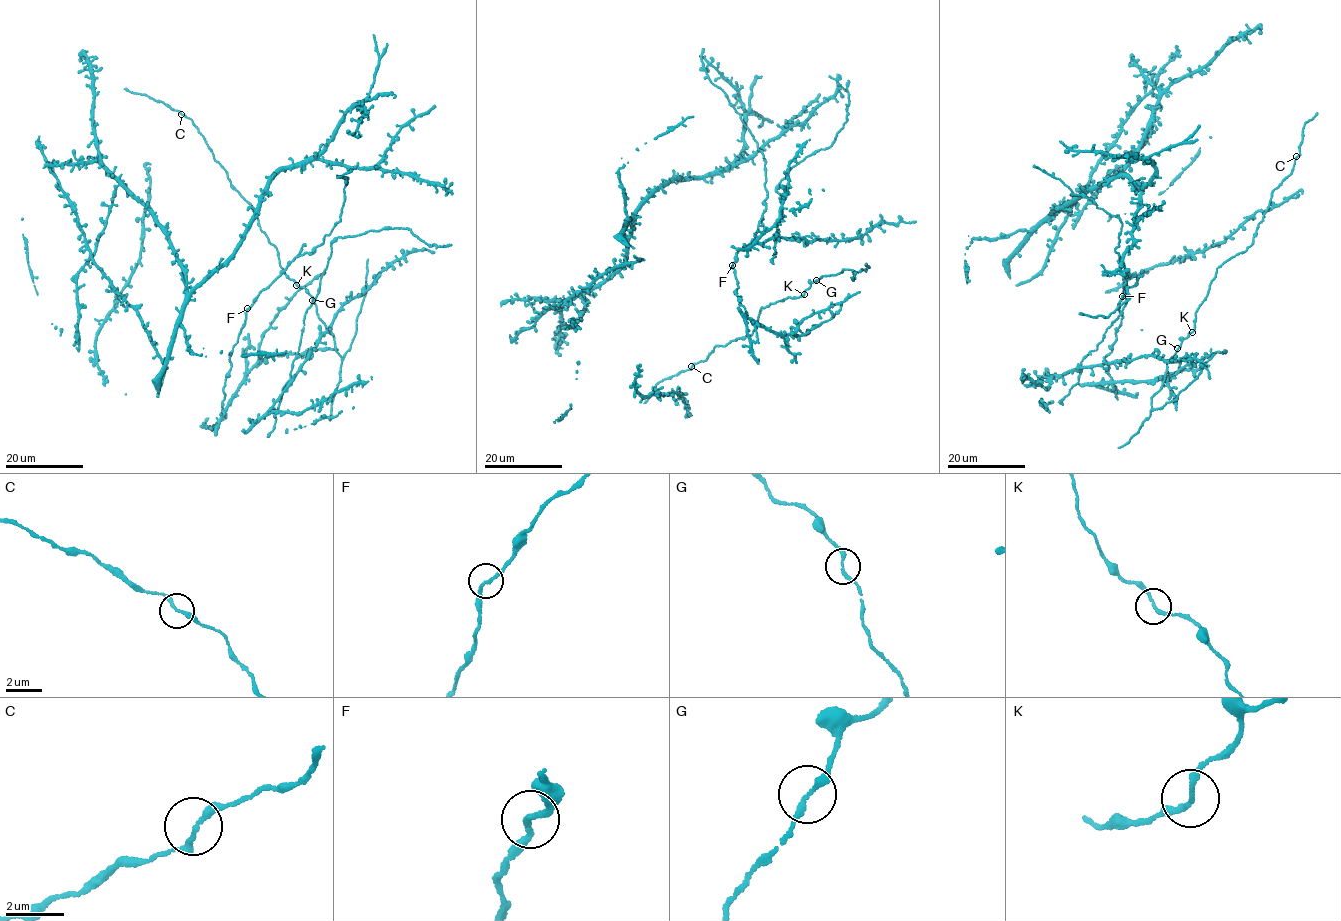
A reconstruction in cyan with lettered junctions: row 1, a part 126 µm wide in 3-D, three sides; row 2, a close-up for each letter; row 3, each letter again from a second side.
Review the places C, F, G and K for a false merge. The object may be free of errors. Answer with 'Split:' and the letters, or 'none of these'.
Split: none of these

